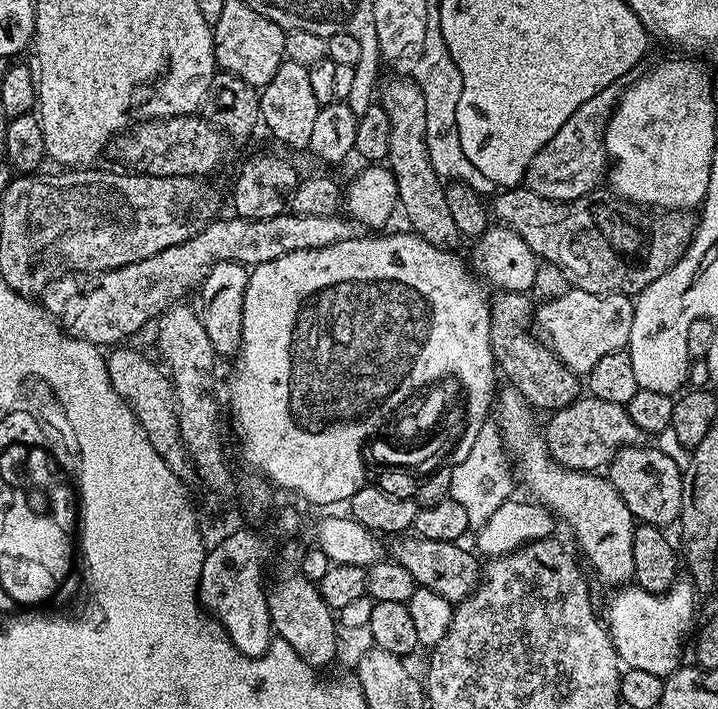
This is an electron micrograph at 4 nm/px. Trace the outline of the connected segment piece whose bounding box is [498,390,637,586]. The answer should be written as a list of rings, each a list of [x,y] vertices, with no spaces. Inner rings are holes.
[[[515,390],[501,391],[498,396],[499,425],[509,441],[516,440],[520,453],[514,456],[514,468],[518,480],[528,487],[533,501],[549,510],[561,512],[572,527],[572,536],[584,551],[592,568],[608,584],[624,586],[634,574],[634,530],[637,521],[630,514],[626,502],[614,490],[614,486],[603,475],[596,472],[579,472],[557,463],[539,435],[532,436],[532,424],[524,417],[526,401]]]

